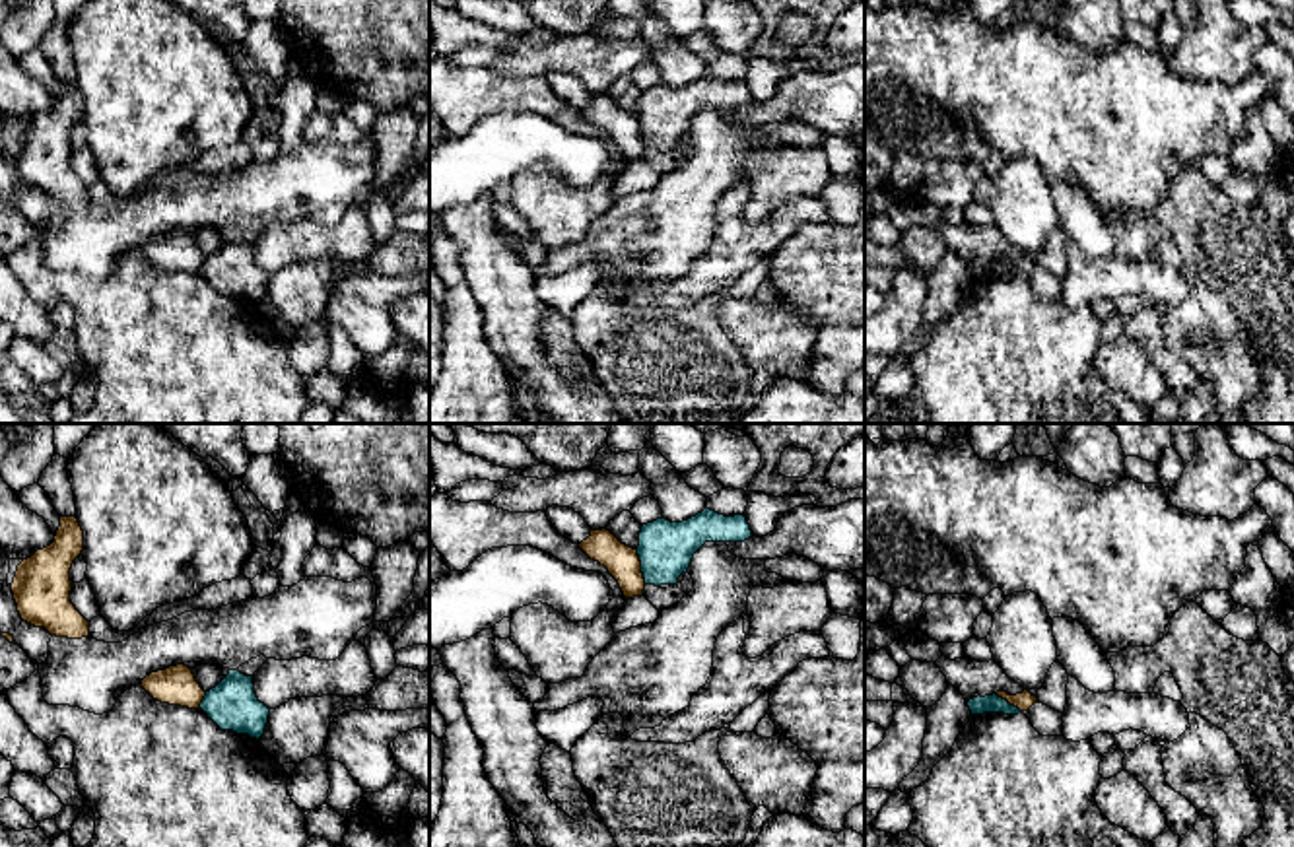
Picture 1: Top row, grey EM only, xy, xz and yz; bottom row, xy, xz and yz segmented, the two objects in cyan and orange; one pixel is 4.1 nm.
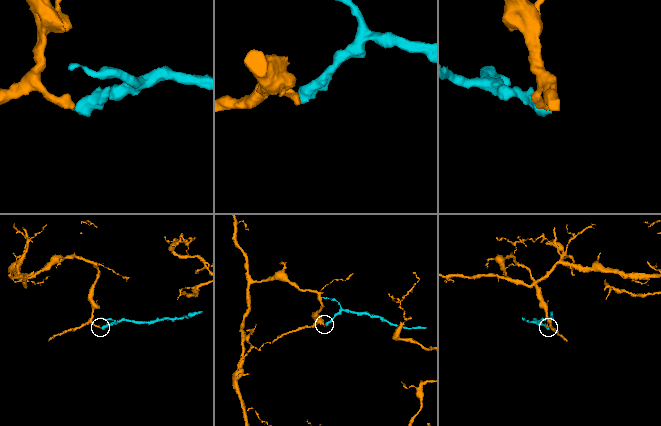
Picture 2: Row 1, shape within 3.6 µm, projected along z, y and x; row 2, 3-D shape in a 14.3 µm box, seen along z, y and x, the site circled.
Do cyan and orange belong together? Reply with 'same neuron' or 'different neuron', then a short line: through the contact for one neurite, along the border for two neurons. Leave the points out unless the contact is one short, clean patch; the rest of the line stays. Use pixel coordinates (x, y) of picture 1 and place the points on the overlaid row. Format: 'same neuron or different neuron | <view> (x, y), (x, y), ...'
different neuron | xz (636, 550), (646, 583)

